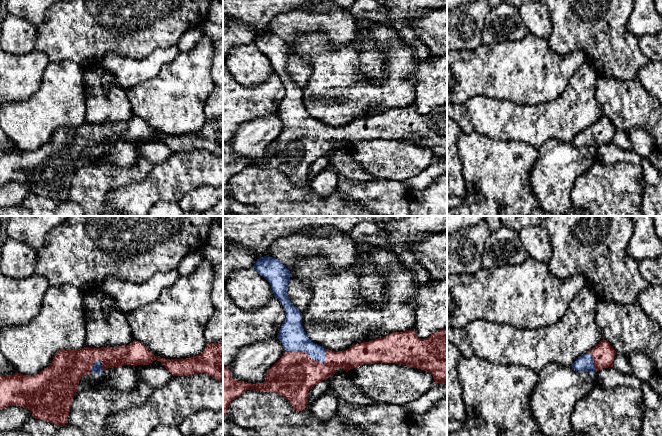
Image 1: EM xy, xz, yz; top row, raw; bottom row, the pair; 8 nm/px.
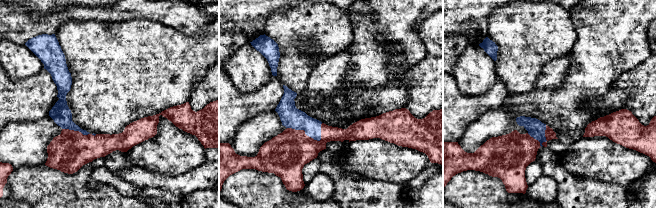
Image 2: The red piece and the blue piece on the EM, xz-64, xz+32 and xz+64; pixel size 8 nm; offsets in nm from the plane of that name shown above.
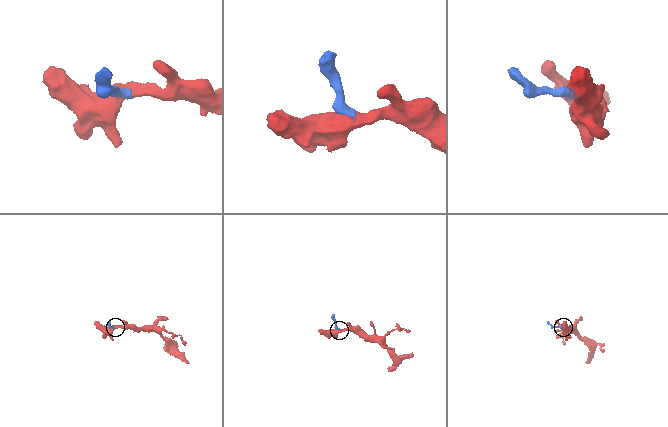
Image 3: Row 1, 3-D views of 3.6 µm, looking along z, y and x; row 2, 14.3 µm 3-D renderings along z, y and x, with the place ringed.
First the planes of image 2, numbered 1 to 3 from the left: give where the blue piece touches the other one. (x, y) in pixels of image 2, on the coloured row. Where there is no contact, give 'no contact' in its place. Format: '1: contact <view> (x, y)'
1: contact xz-64 (76, 131)
2: contact xz+32 (304, 132)
3: contact xz+64 (537, 140)

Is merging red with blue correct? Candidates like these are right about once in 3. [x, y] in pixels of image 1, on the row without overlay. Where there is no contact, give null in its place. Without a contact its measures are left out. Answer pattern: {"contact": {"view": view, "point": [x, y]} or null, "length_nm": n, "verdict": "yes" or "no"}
{"contact": {"view": "xz", "point": [305, 128]}, "length_nm": 340, "verdict": "yes"}

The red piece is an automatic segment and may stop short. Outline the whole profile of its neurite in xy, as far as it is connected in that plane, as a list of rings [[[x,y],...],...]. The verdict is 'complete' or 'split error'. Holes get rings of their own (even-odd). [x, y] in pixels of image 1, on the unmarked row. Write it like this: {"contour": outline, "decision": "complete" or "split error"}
{"contour": [[[133,117],[128,122],[120,123],[84,123],[78,126],[60,126],[52,136],[52,140],[39,150],[0,151],[0,186],[8,182],[28,184],[35,195],[48,197],[57,202],[68,199],[70,183],[82,152],[86,150],[102,149],[104,146],[122,141],[149,141],[159,137],[173,152],[187,152],[205,149],[215,155],[223,156],[223,118],[207,119],[203,128],[186,135],[165,135],[155,132],[148,124],[138,117]]], "decision": "split error"}

